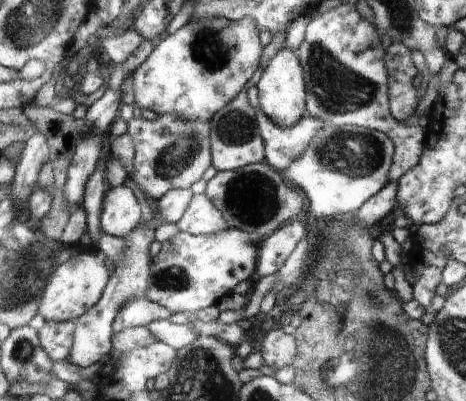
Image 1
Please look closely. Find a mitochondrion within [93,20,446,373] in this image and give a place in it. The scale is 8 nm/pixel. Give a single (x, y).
(335, 88)

